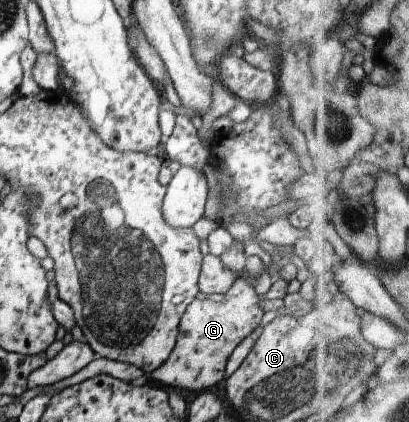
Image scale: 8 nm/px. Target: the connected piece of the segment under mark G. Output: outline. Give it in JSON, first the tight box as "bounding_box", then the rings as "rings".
{"bounding_box":[151,277,264,394],"rings":[[[239,277],[225,292],[224,300],[194,299],[179,322],[174,350],[151,376],[166,386],[193,390],[195,394],[209,390],[224,378],[228,357],[240,341],[260,325],[264,310],[259,306],[258,295],[246,280]]]}

